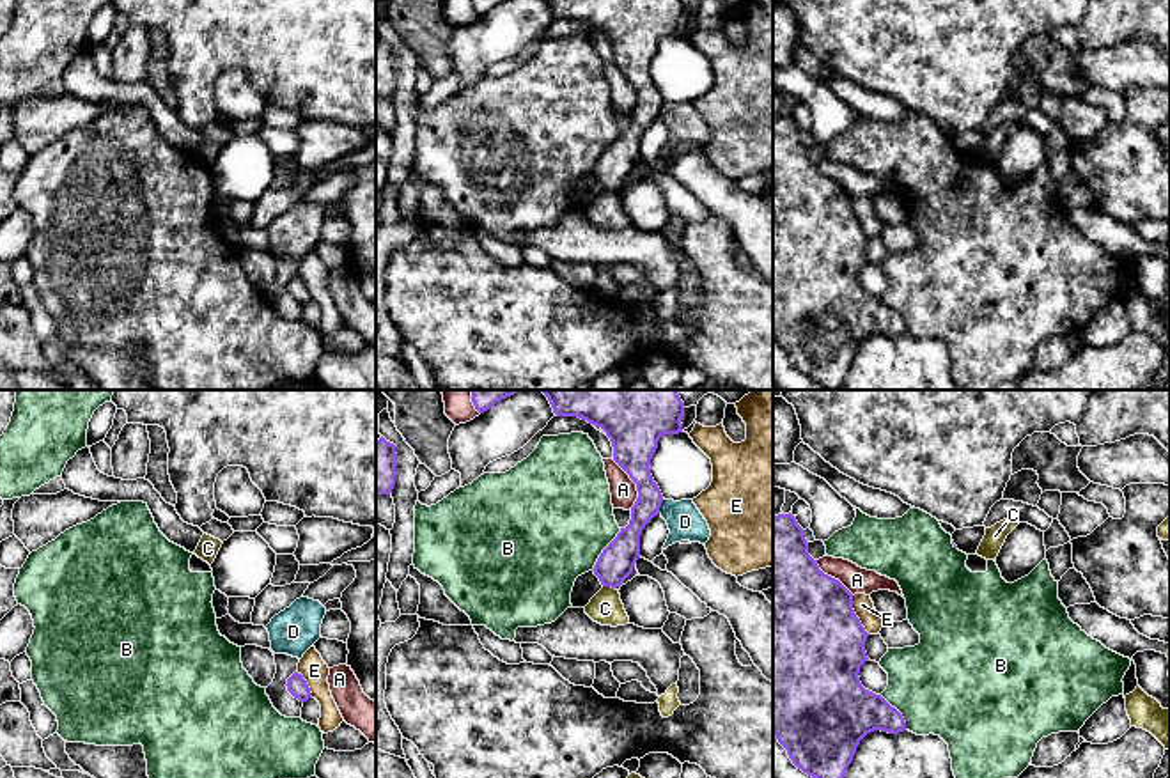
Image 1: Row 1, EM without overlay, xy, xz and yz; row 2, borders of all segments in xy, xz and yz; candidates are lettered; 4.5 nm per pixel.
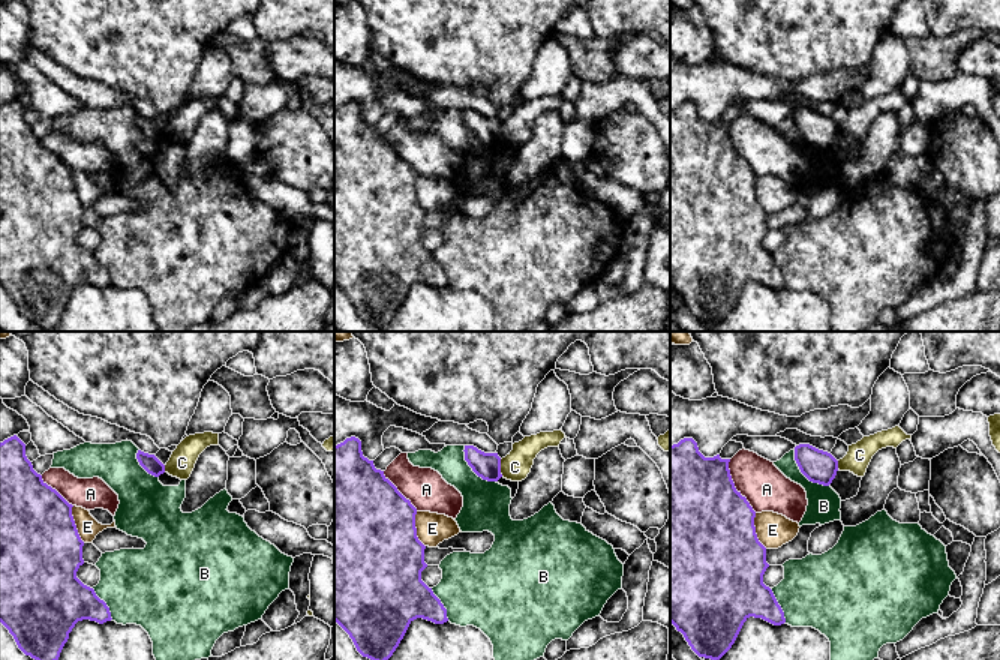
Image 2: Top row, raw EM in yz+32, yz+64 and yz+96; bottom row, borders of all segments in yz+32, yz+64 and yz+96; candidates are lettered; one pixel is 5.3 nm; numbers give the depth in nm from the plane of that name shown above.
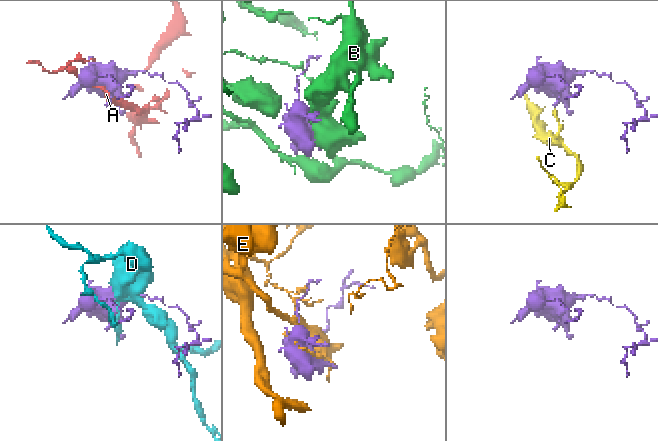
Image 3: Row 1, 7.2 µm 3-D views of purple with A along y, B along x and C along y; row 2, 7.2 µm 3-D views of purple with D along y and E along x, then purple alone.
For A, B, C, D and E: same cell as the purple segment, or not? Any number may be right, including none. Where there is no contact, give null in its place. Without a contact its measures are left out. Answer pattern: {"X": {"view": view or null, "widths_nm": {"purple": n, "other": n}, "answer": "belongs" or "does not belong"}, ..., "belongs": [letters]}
{"A": {"view": "xz", "widths_nm": {"purple": 240, "other": 120}, "answer": "does not belong"}, "B": {"view": "xz", "widths_nm": {"purple": 160, "other": 500}, "answer": "does not belong"}, "C": {"view": "xz", "widths_nm": {"purple": 160, "other": 150}, "answer": "does not belong"}, "D": {"view": "xz", "widths_nm": {"purple": 150, "other": 160}, "answer": "does not belong"}, "E": {"view": "yz", "widths_nm": {"purple": 500, "other": 90}, "answer": "does not belong"}, "belongs": []}

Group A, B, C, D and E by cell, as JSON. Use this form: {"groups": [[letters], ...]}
{"groups": [["A"], ["B"], ["C"], ["D"], ["E"]]}

